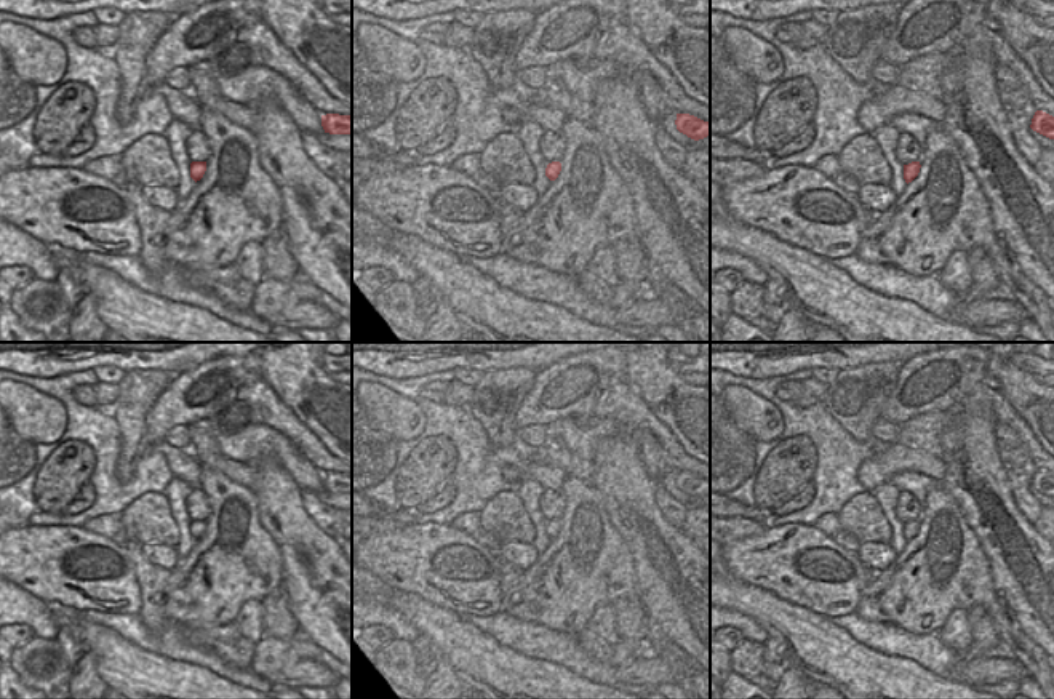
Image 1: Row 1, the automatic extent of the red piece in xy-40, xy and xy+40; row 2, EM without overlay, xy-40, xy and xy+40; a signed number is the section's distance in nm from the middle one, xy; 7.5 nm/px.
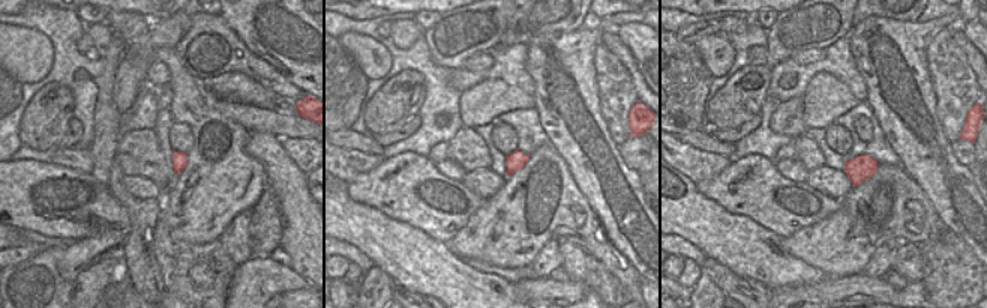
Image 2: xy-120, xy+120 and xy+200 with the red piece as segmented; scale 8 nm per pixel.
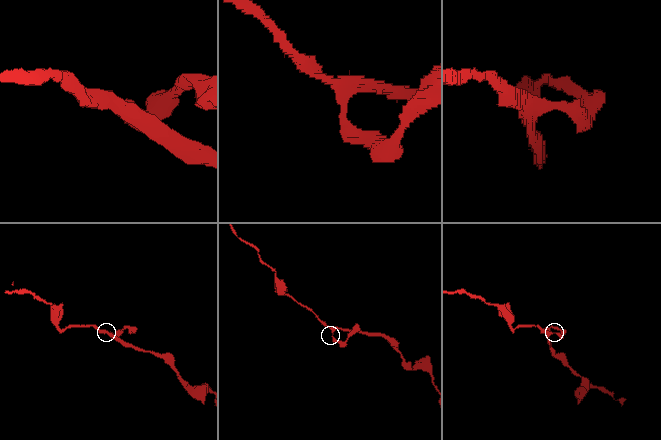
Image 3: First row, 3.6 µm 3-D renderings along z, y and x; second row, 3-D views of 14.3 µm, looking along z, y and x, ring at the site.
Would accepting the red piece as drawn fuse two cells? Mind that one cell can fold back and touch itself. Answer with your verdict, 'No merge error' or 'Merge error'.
No merge error

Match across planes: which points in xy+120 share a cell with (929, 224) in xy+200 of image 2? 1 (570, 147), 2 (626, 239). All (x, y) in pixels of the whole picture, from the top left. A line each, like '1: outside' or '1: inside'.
1: outside
2: outside

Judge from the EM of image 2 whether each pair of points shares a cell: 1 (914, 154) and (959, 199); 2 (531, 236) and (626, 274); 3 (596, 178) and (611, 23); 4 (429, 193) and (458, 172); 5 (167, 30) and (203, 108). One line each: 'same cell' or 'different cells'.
1: same cell
2: same cell
3: same cell
4: different cells
5: different cells

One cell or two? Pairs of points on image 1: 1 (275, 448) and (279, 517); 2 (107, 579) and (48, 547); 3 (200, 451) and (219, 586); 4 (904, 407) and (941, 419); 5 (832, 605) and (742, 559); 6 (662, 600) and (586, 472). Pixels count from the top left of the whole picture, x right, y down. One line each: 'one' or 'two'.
1: two
2: one
3: one
4: two
5: one
6: two

